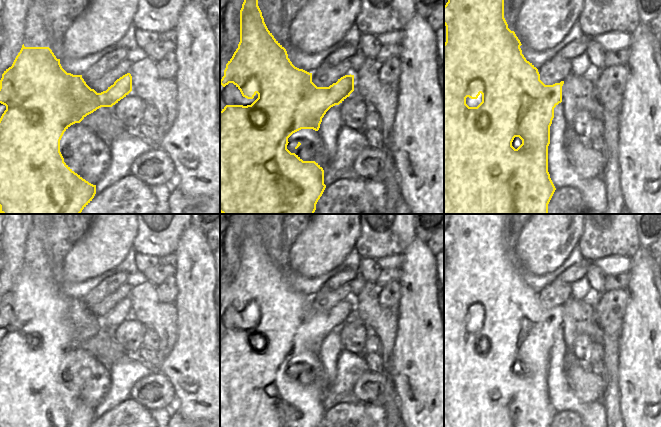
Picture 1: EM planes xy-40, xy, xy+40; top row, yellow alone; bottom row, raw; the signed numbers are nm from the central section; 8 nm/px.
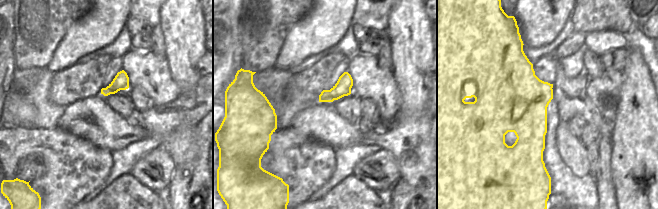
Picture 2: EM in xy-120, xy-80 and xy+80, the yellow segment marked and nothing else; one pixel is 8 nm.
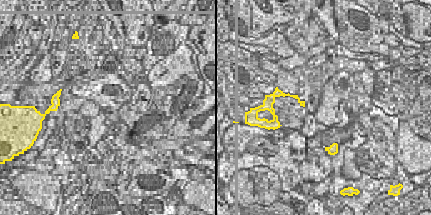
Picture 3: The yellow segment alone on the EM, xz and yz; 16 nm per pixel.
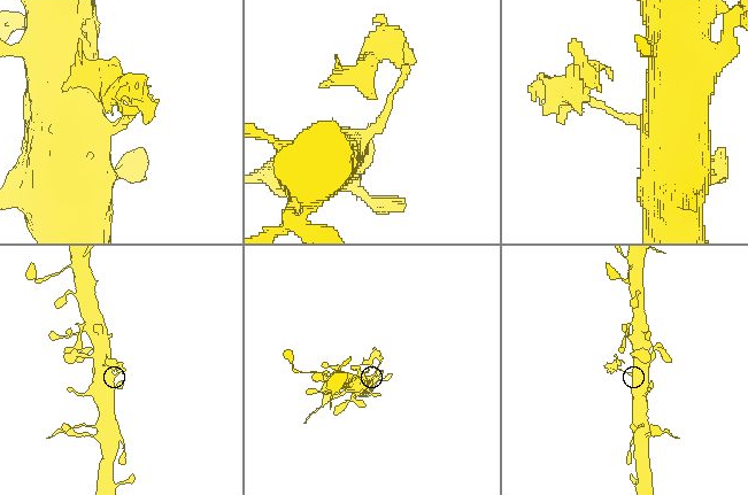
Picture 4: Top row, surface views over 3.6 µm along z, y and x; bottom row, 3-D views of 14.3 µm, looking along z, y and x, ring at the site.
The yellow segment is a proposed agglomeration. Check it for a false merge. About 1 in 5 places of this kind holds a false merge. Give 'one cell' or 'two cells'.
two cells

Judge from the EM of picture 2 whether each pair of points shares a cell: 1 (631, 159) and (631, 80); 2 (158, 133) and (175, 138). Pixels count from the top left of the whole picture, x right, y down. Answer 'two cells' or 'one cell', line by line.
1: one cell
2: two cells

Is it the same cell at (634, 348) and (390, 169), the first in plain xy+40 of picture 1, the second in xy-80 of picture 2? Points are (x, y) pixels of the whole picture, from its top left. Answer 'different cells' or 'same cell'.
different cells

